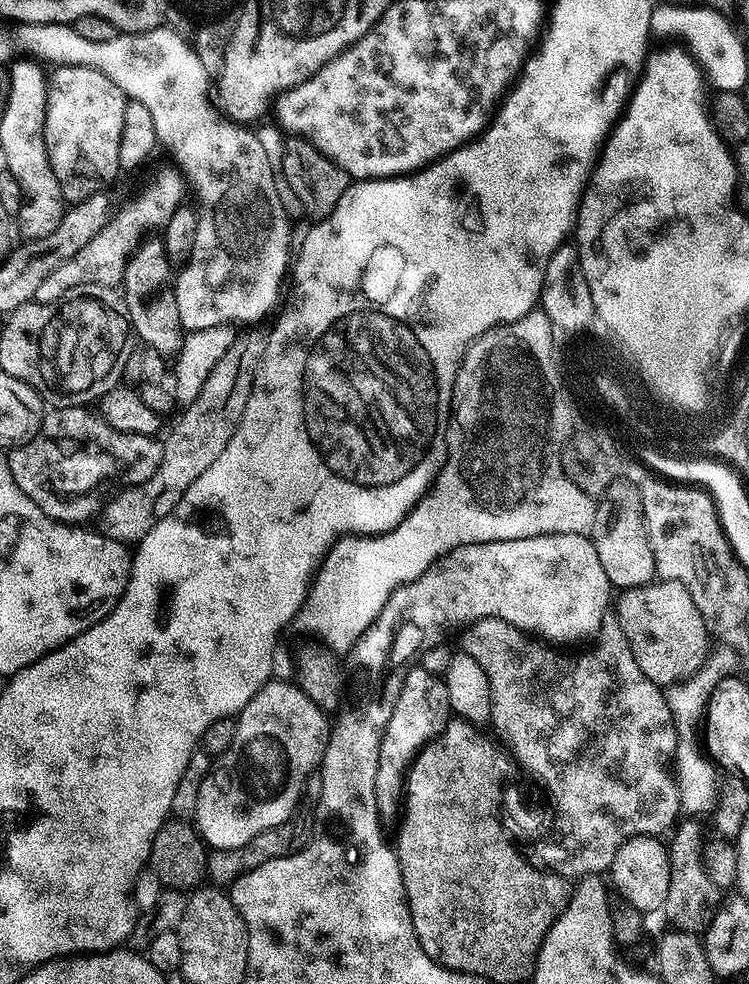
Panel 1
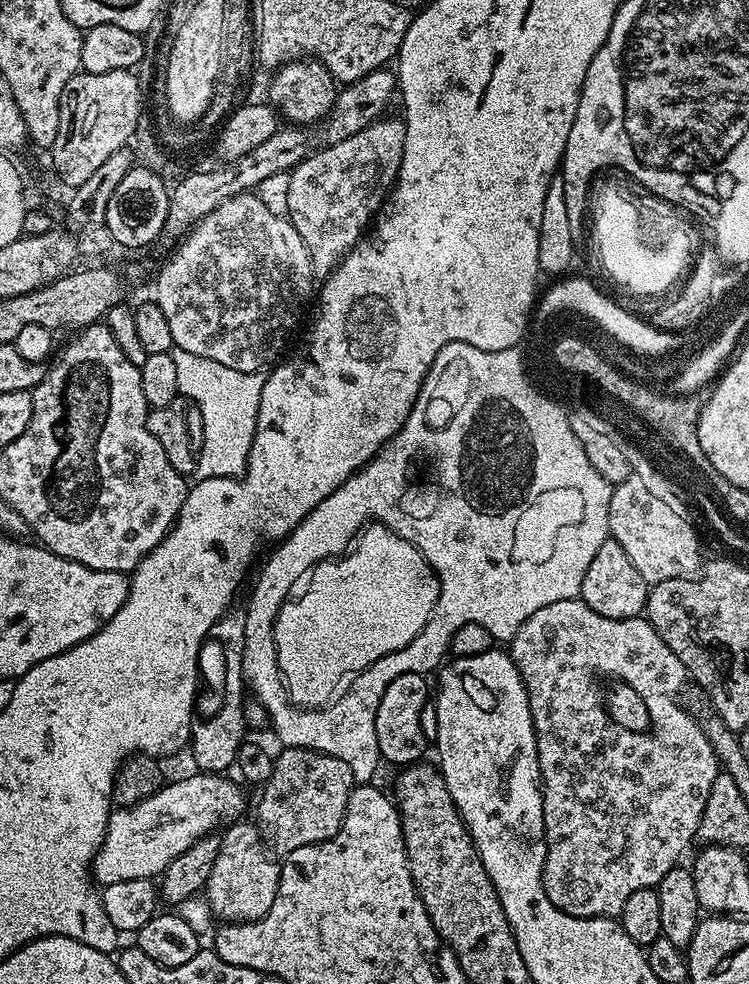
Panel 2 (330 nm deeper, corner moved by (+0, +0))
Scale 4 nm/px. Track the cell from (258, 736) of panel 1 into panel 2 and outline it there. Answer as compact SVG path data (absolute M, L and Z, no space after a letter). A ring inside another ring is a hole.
M224 774L195 775L173 784L172 781L165 783L159 792L132 808L113 811L108 818L104 841L90 869L97 885L130 882L130 878L152 880L159 877L170 862L174 862L178 854L186 854L194 842L243 817L240 815L244 812L244 792L235 779L227 780L229 777Z

